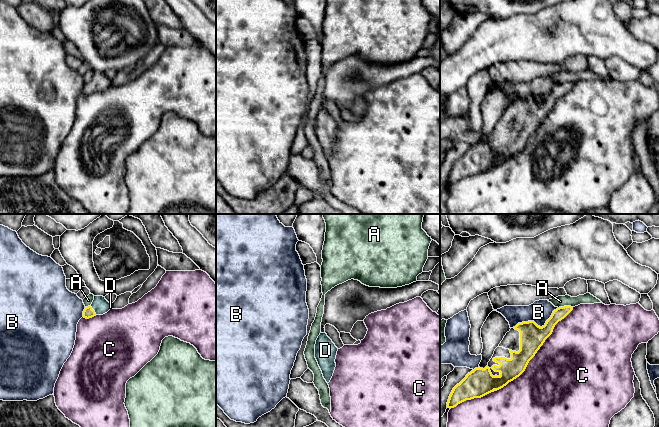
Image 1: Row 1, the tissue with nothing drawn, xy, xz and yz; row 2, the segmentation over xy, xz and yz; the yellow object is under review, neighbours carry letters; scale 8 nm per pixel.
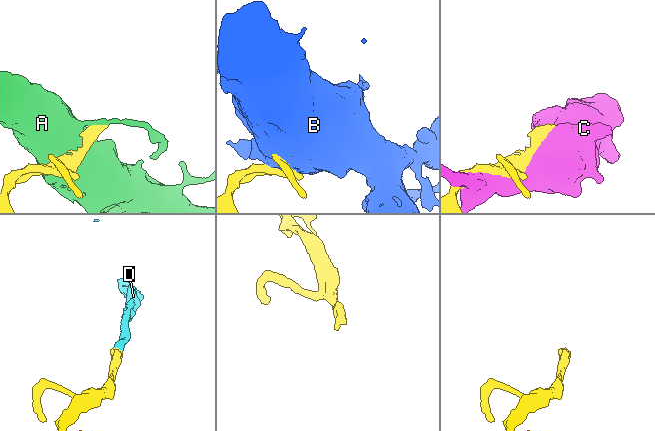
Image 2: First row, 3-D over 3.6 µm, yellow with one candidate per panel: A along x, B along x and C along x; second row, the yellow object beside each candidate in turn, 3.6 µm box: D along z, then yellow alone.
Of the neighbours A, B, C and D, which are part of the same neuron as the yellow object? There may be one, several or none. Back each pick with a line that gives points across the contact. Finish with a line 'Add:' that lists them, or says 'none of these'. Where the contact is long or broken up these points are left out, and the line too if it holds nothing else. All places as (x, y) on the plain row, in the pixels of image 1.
D: runs through xy (88, 88), (93, 86), (100, 81)
Add: D

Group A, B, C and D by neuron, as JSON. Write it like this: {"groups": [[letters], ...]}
{"groups": [["A"], ["B"], ["C"], ["D"]]}

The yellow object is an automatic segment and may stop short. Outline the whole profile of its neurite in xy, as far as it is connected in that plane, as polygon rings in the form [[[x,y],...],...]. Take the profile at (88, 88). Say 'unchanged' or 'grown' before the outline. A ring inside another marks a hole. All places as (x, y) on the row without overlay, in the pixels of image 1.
grown; [[[94,72],[92,80],[85,83],[83,93],[86,95],[92,94],[96,91],[103,91],[112,85],[111,80],[103,72]]]

